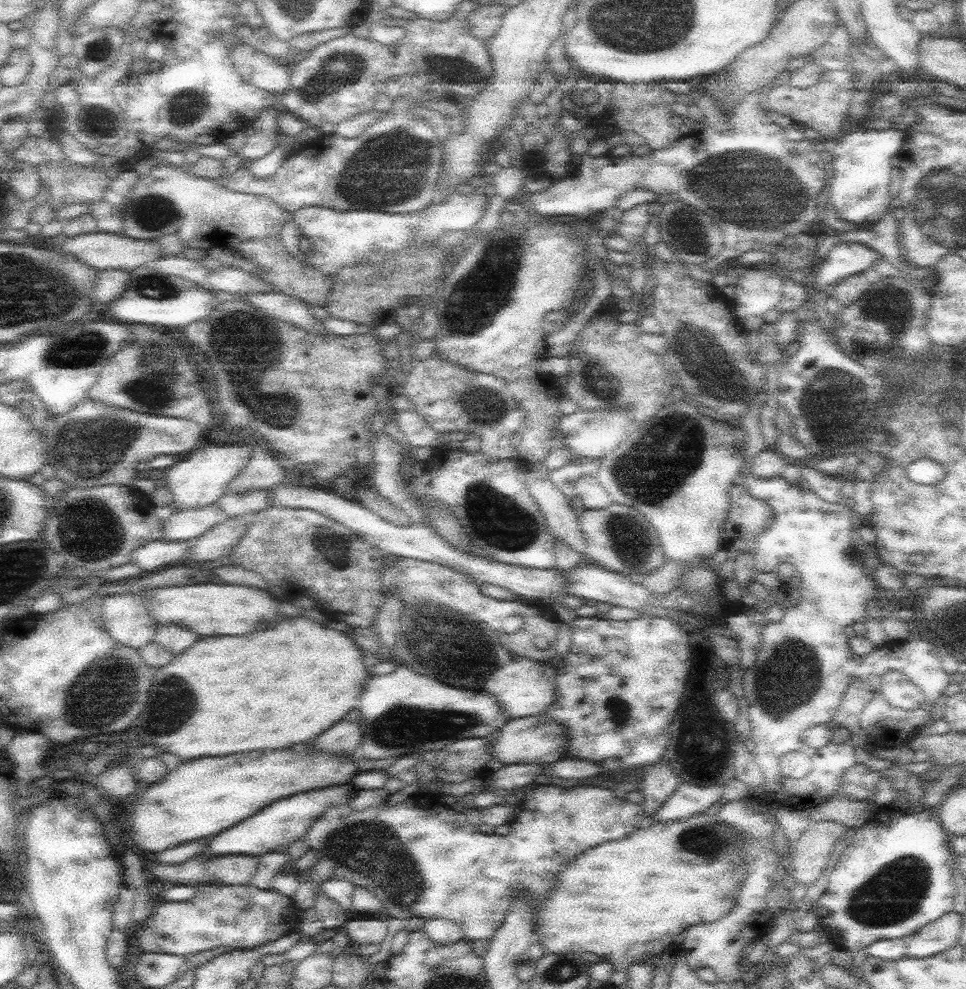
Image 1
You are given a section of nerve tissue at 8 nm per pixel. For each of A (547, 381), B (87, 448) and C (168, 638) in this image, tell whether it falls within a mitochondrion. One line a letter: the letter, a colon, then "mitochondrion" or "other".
A: other
B: mitochondrion
C: other

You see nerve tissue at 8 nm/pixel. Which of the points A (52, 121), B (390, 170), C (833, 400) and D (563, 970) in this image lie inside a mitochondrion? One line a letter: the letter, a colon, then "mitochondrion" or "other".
A: other
B: mitochondrion
C: mitochondrion
D: mitochondrion

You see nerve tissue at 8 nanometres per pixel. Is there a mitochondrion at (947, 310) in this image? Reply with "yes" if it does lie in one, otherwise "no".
no

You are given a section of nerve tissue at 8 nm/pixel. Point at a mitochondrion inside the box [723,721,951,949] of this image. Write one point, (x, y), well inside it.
(897, 892)

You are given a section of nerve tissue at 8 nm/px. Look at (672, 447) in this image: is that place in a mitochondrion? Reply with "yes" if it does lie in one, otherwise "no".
yes

